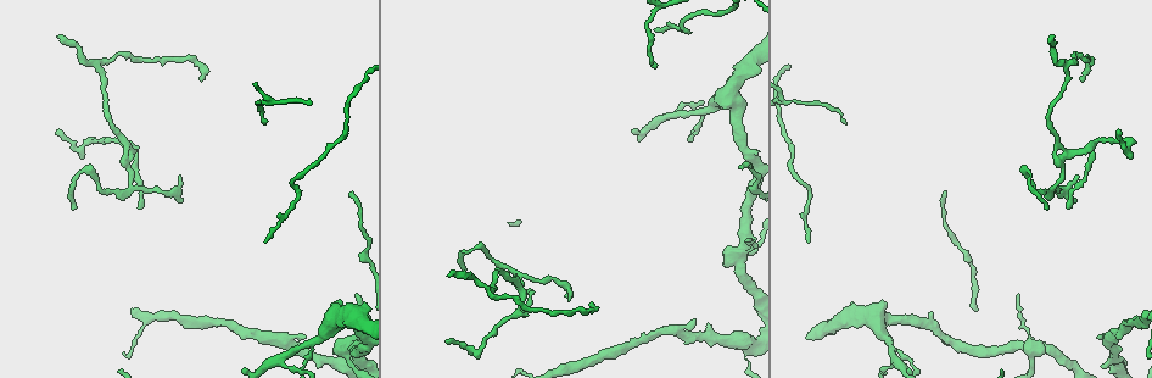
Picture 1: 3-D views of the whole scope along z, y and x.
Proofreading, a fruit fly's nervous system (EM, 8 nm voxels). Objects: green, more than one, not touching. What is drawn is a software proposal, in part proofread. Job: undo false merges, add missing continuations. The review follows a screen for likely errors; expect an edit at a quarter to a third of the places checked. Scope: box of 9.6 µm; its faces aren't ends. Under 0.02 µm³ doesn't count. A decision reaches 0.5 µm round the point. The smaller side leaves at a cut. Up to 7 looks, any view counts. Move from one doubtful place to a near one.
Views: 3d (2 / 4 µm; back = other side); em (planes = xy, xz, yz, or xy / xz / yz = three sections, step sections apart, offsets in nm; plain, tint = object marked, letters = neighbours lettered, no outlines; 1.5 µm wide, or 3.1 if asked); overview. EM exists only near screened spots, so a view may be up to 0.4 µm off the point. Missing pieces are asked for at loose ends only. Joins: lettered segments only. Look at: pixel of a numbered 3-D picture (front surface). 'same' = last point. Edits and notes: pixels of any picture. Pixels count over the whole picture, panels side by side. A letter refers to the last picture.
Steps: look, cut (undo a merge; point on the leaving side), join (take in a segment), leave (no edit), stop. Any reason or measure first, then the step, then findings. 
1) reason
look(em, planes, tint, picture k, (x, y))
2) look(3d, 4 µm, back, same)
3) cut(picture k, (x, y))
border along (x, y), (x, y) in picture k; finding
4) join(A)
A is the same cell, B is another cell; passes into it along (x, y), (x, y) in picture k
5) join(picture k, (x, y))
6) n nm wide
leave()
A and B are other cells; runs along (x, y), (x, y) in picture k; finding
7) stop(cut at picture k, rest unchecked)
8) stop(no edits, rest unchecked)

abrupt turn
look(em, yz, step 4, tint, picture 1, (736, 254))

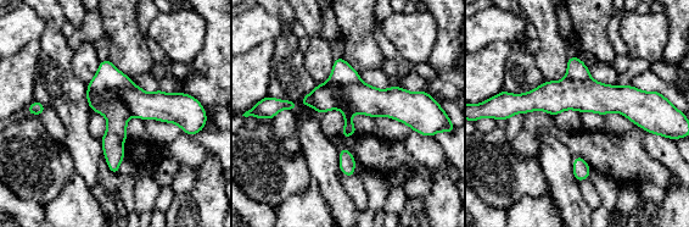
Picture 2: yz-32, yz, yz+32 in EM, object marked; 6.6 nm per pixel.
look(em, planes, letters, same)

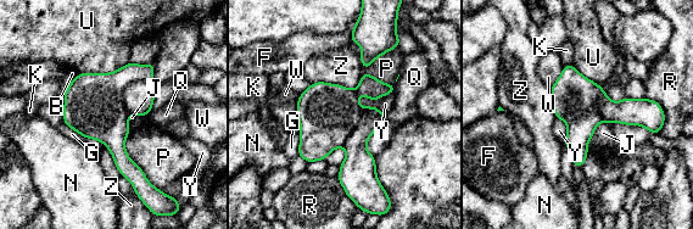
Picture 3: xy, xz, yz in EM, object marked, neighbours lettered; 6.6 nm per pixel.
leave()
B, F, G, J, K, N, P, Q, R, U, W, Y and Z are other cells; one cell here

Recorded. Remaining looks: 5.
abrupt turn
look(em, planes, letters, picture 1, (130, 155))

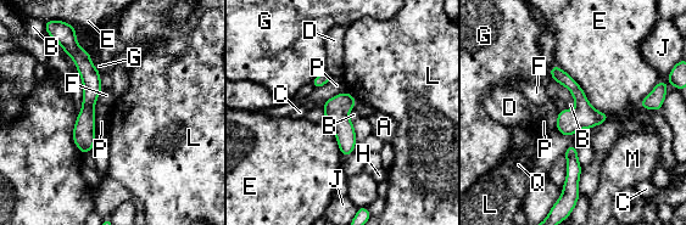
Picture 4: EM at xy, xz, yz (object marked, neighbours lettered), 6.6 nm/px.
170 nm wide
leave()
A, B, C, D, E, F, G, H, J, L, M, P and Q are other cells; border along (573, 97), (575, 107), (567, 110) in picture 4; one cell here

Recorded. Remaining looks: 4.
look(em, yz, step 8, tint, picture 1, (56, 35))

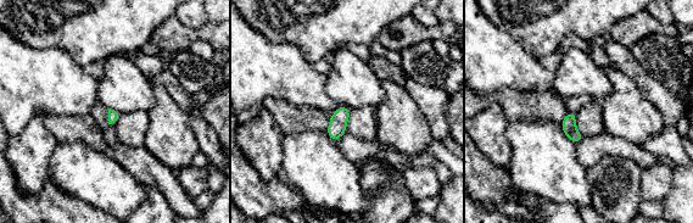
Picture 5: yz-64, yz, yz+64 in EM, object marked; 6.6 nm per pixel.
another direction
look(em, planes, letters, same)

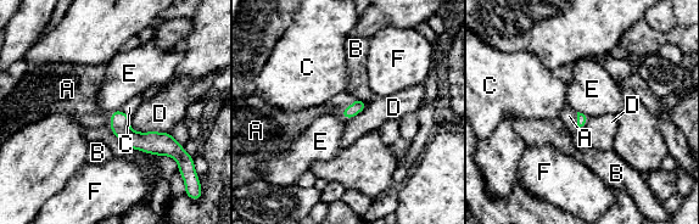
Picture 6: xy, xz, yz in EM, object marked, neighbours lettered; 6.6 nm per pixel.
D touches over 300 nm
join(A)
A is the same cell, B, C, D, E and F are other cells; the cell continues

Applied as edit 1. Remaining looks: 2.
stop(join at picture 6, rest unchecked)

